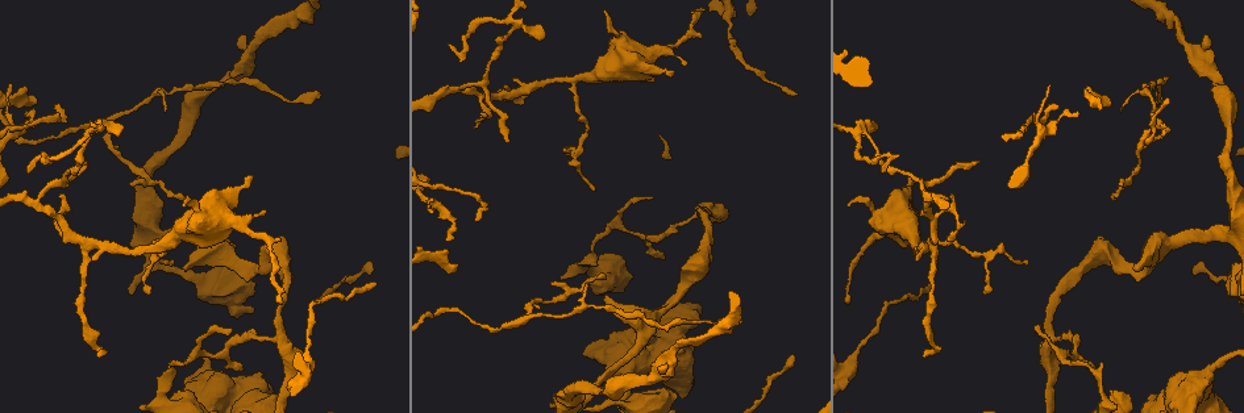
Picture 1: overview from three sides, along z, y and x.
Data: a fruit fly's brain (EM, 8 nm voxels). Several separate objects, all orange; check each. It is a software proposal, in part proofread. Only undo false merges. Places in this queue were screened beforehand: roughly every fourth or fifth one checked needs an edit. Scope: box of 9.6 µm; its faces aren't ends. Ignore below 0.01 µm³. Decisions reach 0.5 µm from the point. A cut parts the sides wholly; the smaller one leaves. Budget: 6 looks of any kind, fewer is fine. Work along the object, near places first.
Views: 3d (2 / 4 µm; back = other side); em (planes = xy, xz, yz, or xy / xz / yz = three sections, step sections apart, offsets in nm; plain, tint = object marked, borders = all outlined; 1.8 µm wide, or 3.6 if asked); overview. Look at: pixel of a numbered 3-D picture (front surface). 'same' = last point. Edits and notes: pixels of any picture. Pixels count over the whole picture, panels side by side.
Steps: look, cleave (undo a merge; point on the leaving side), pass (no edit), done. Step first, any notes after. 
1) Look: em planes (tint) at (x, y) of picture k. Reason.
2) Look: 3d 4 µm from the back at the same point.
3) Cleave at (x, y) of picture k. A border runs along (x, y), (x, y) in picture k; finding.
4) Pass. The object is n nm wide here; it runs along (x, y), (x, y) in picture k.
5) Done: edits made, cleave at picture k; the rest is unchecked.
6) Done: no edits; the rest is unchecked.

Look: 3d 4 µm at (459, 87) of picture 1. Three-way junction.

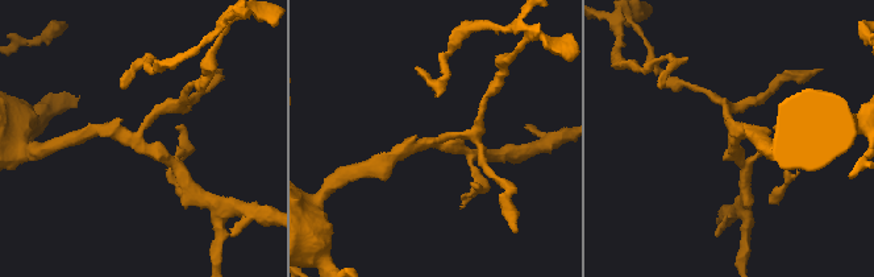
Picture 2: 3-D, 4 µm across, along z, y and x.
Look: em xz step 8 (tint) at (434, 143) of picture 2. 3 arms meet here.

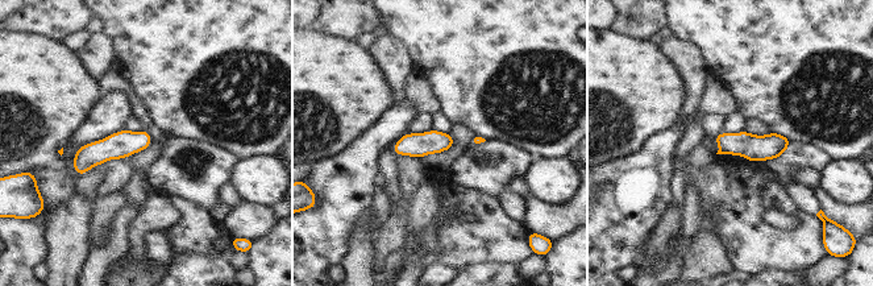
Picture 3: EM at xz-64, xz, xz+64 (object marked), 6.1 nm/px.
Look: em planes (tint) at the same point.

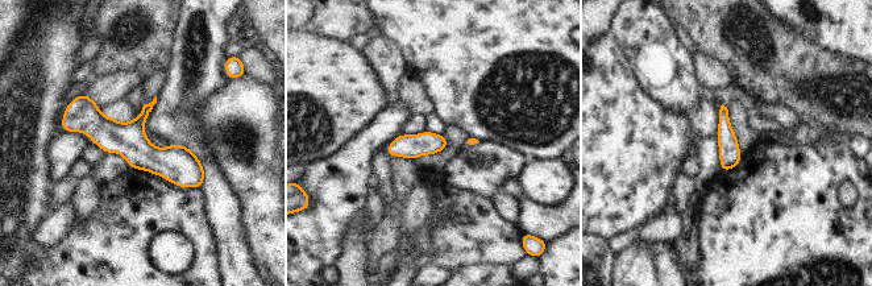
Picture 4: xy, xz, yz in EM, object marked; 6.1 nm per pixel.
Pass. The object is 130 nm wide here; continuous, no second cell.

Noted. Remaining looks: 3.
Look: 3d 4 µm at (151, 250) of picture 1. Thin arm on a thick one.

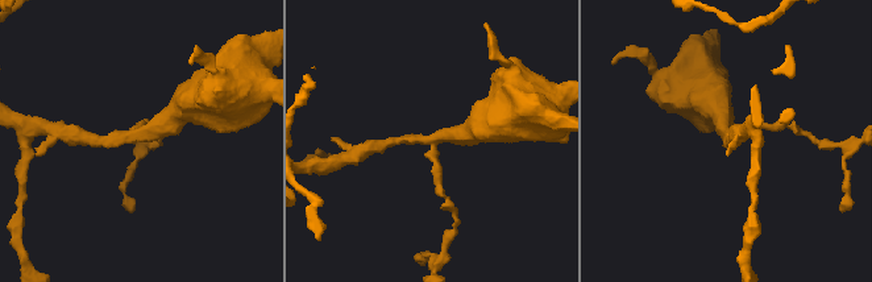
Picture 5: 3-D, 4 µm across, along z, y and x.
Look: em planes (tint) at (135, 132) of picture 5. 3 arms meet here.

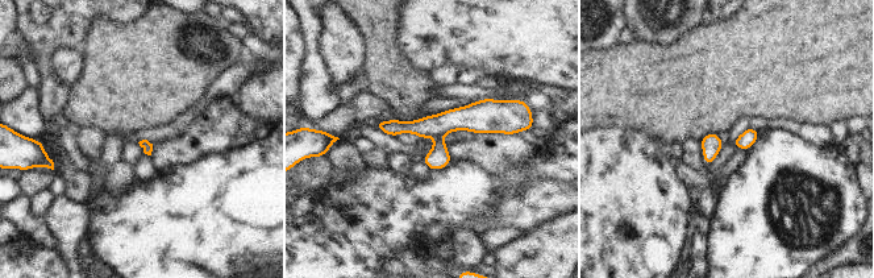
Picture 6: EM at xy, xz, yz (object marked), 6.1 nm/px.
Pass. The object is 70 nm wide here; it runs along (379, 124), (499, 120), (510, 127) in picture 6; continuous, no second cell.

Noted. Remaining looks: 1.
Done: no edits; the rest is unchecked.

